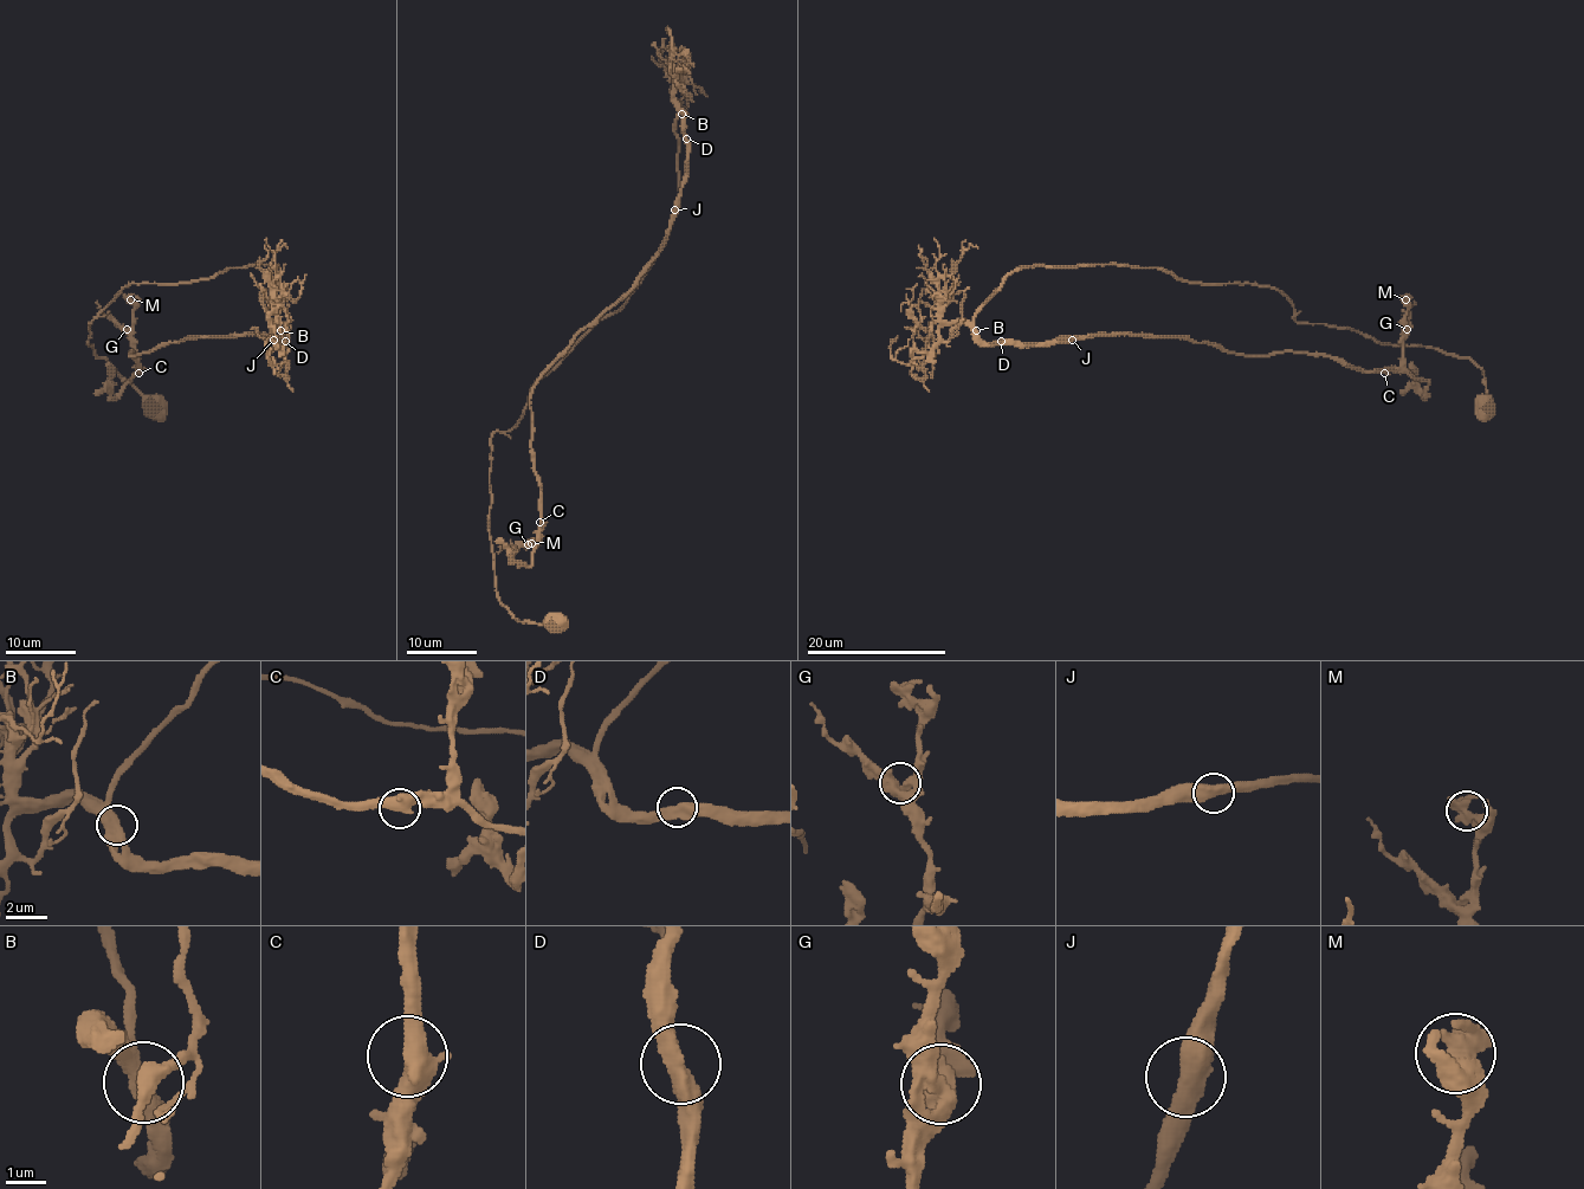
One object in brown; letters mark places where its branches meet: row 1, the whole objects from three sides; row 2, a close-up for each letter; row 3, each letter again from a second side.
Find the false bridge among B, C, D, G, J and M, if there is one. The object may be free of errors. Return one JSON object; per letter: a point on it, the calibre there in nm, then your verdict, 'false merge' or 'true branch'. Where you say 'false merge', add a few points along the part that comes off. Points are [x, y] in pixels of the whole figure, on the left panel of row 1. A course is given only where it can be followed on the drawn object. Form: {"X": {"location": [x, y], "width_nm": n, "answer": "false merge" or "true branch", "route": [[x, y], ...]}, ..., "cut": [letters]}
{"B": {"location": [280, 330], "width_nm": 500, "answer": "true branch"}, "C": {"location": [138, 373], "width_nm": 550, "answer": "true branch"}, "D": {"location": [285, 341], "width_nm": 480, "answer": "true branch"}, "G": {"location": [127, 329], "width_nm": 500, "answer": "true branch"}, "J": {"location": [273, 340], "width_nm": 500, "answer": "true branch"}, "M": {"location": [130, 299], "width_nm": 480, "answer": "true branch"}, "cut": []}

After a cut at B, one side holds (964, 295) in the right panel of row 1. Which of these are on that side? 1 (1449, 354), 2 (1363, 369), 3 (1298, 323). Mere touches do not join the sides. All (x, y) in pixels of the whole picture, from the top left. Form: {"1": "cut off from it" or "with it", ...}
{"1": "cut off from it", "2": "with it", "3": "cut off from it"}

